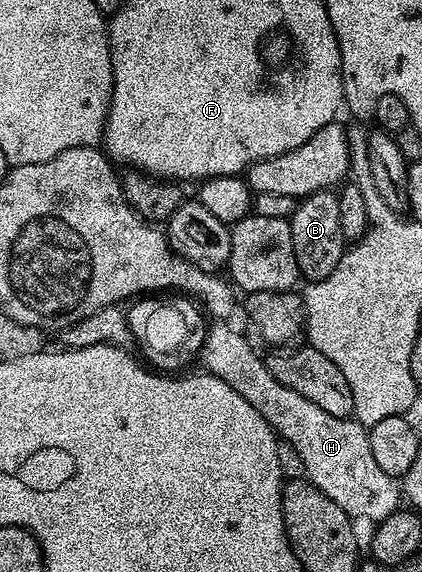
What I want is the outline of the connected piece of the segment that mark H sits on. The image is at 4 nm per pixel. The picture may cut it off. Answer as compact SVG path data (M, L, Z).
M225 321L212 322L206 328L205 340L199 352L199 360L202 367L208 374L215 375L225 381L230 388L253 405L259 413L265 417L272 427L272 430L286 443L293 447L299 457L305 471L304 476L310 480L315 487L321 489L331 500L336 501L341 509L345 509L347 515L353 519L363 517L371 519L373 523L389 516L401 505L401 489L394 476L386 474L374 460L373 449L370 448L368 430L358 420L354 418L343 419L334 417L327 413L325 409L318 408L313 401L297 393L291 386L282 385L277 377L270 373L266 360L249 341L248 336L240 333Z

